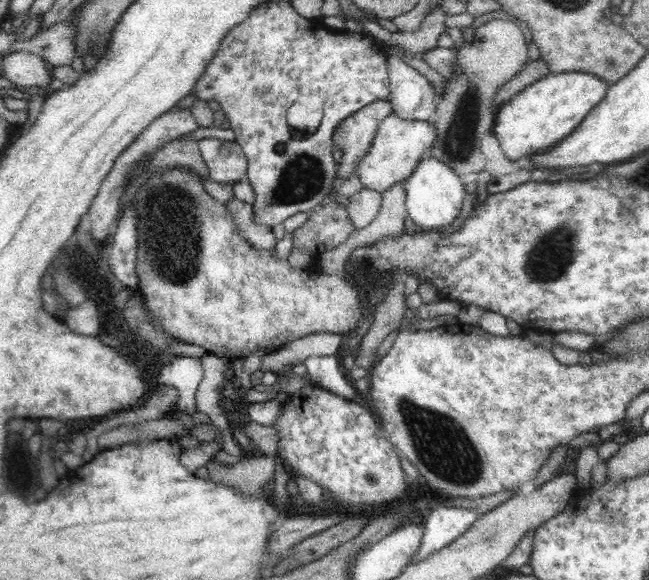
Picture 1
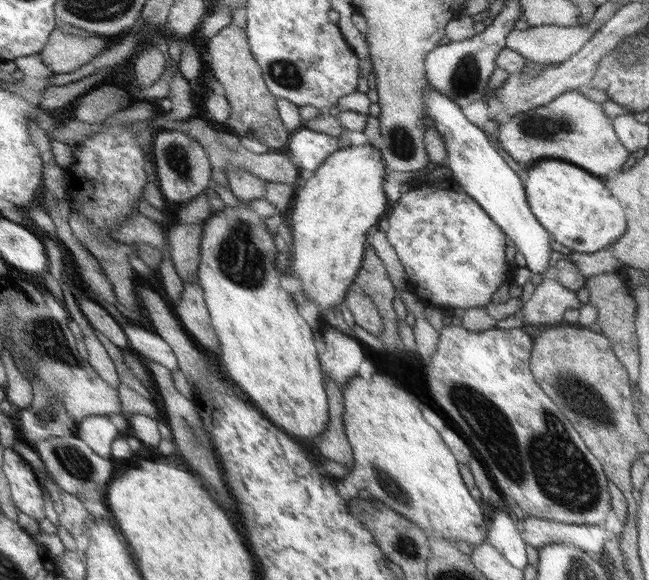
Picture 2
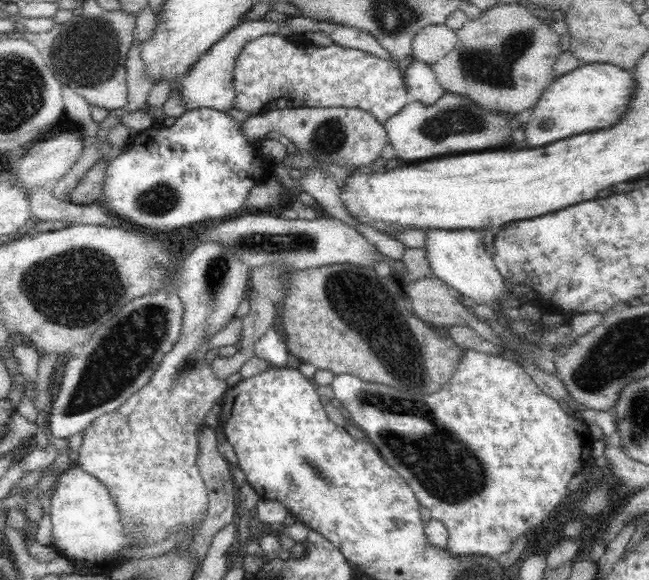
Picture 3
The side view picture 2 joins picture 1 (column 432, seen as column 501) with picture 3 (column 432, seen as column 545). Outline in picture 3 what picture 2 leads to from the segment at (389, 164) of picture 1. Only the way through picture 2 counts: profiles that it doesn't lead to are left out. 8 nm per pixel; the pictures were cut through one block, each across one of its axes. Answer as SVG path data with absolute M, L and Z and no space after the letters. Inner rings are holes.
M445 92L434 104L408 102L399 114L385 123L387 138L398 152L400 160L406 164L416 164L420 160L458 156L464 152L496 150L512 144L516 130L523 128L521 116L497 113L488 110L468 97Z

